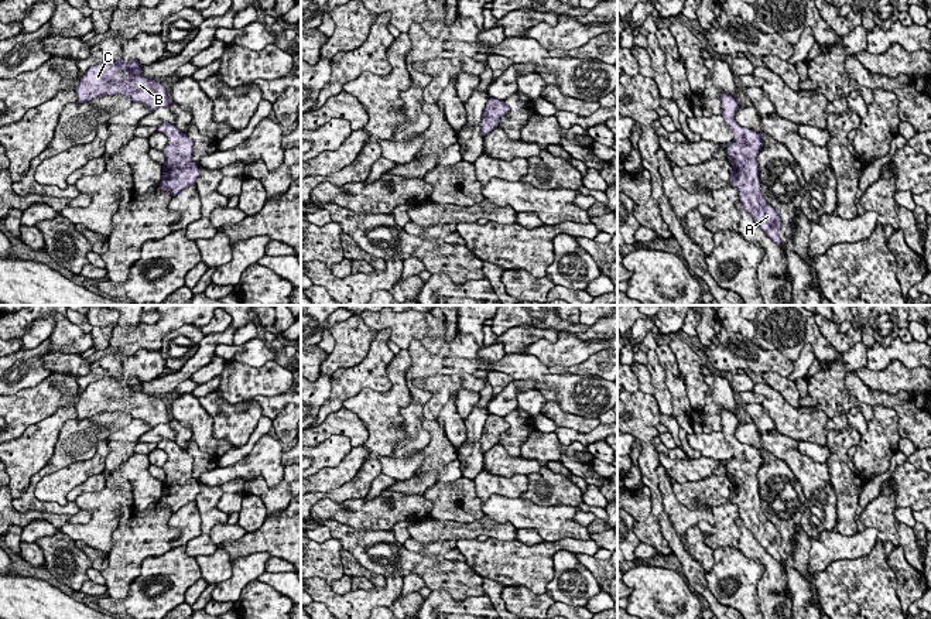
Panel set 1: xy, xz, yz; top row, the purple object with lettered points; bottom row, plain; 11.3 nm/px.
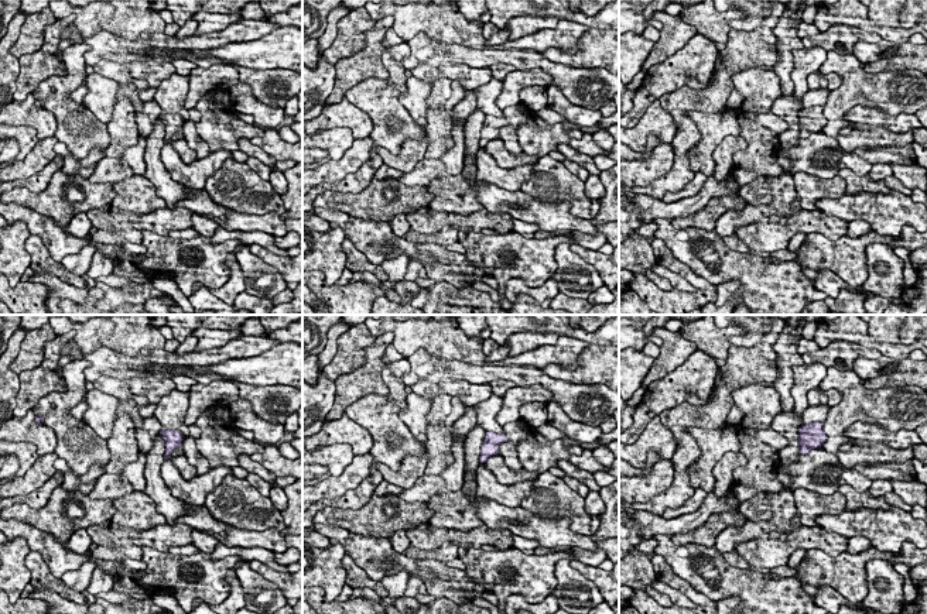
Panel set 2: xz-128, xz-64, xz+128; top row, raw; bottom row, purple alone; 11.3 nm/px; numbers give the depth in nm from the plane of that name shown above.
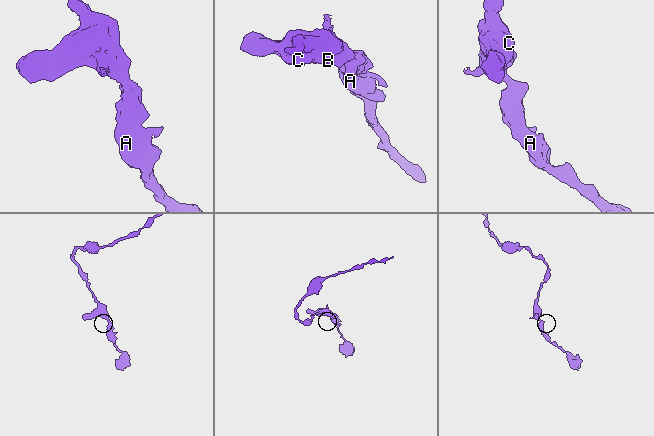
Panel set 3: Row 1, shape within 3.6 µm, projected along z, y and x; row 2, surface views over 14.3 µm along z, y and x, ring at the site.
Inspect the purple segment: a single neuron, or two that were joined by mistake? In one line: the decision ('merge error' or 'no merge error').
no merge error

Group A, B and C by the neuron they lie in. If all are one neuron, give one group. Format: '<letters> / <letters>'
A B C

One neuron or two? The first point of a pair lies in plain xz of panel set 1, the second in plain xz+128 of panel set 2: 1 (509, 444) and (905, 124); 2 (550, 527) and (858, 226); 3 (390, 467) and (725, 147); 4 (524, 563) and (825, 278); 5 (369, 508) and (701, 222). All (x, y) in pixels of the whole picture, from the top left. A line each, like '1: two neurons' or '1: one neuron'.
1: two neurons
2: two neurons
3: two neurons
4: two neurons
5: one neuron

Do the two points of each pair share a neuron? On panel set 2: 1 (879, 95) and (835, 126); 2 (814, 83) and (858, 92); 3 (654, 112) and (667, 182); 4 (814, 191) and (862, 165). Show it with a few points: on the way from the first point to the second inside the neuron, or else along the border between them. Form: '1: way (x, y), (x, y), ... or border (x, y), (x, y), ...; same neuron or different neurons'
1: way (865, 89), (858, 89), (835, 112); same neuron
2: border (818, 69), (823, 74); different neurons
3: border (663, 109), (676, 126), (676, 136), (671, 141); different neurons
4: border (804, 172), (823, 178), (837, 175); different neurons

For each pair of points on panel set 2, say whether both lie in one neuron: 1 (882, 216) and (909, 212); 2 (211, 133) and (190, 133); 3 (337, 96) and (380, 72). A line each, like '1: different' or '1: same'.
1: same
2: different
3: same

